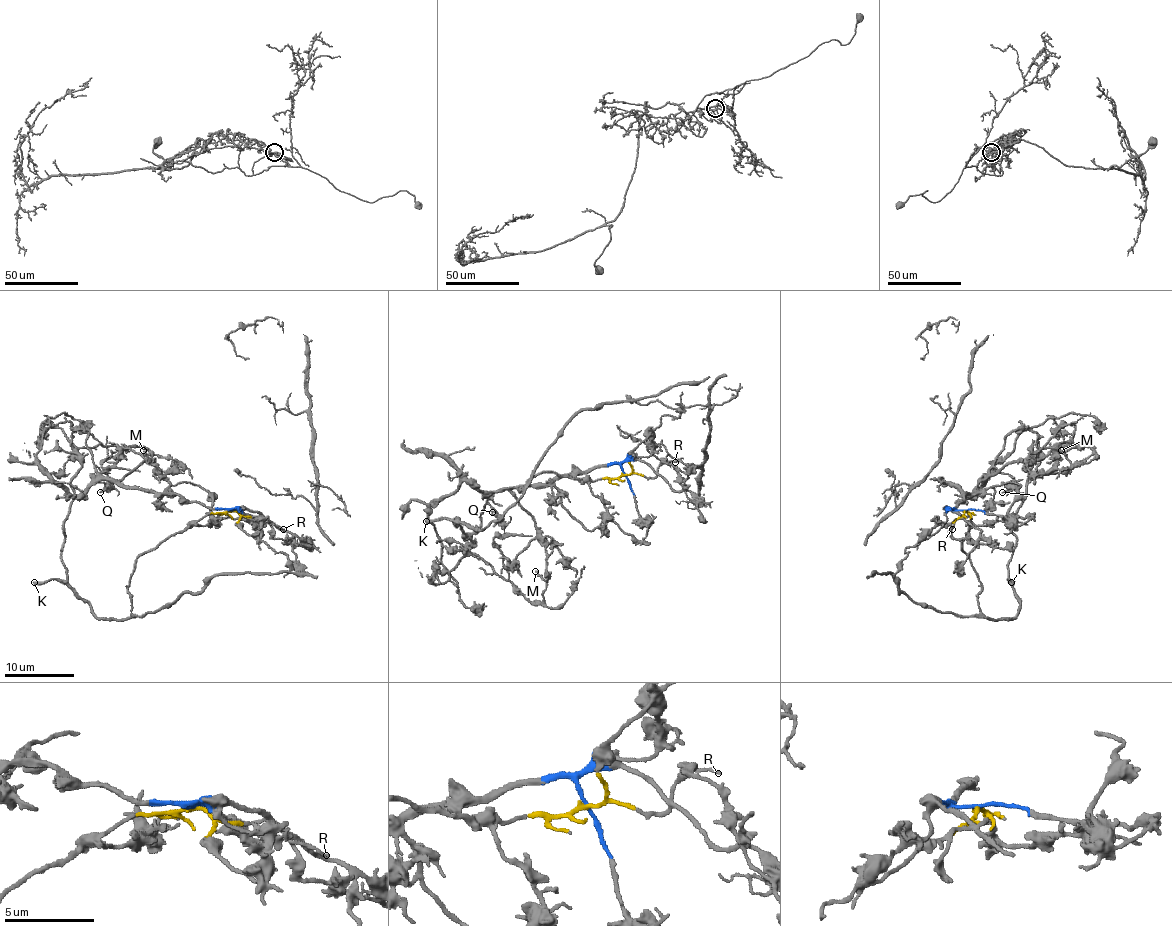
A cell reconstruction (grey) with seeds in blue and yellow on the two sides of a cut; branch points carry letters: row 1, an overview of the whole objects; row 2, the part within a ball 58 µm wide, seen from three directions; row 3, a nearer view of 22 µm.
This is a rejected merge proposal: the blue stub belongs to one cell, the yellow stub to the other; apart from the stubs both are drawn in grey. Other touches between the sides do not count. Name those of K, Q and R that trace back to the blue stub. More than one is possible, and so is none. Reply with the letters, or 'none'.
Q

